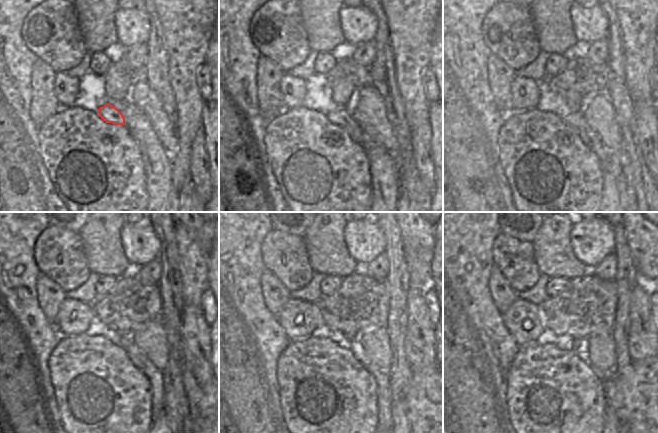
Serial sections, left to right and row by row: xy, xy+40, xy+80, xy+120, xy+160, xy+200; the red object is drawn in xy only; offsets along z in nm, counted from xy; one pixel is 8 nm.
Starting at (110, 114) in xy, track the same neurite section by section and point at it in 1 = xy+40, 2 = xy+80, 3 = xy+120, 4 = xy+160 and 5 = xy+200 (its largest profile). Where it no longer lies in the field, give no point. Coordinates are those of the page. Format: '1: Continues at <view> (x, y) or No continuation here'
1: Continues at xy+40 (341, 117)
2: Continues at xy+80 (586, 134)
3: Continues at xy+120 (155, 376)
4: Continues at xy+160 (380, 376)
5: Continues at xy+200 (609, 414).

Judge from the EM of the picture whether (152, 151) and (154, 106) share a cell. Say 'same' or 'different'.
different

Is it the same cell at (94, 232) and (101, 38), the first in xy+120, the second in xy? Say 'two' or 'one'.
one

